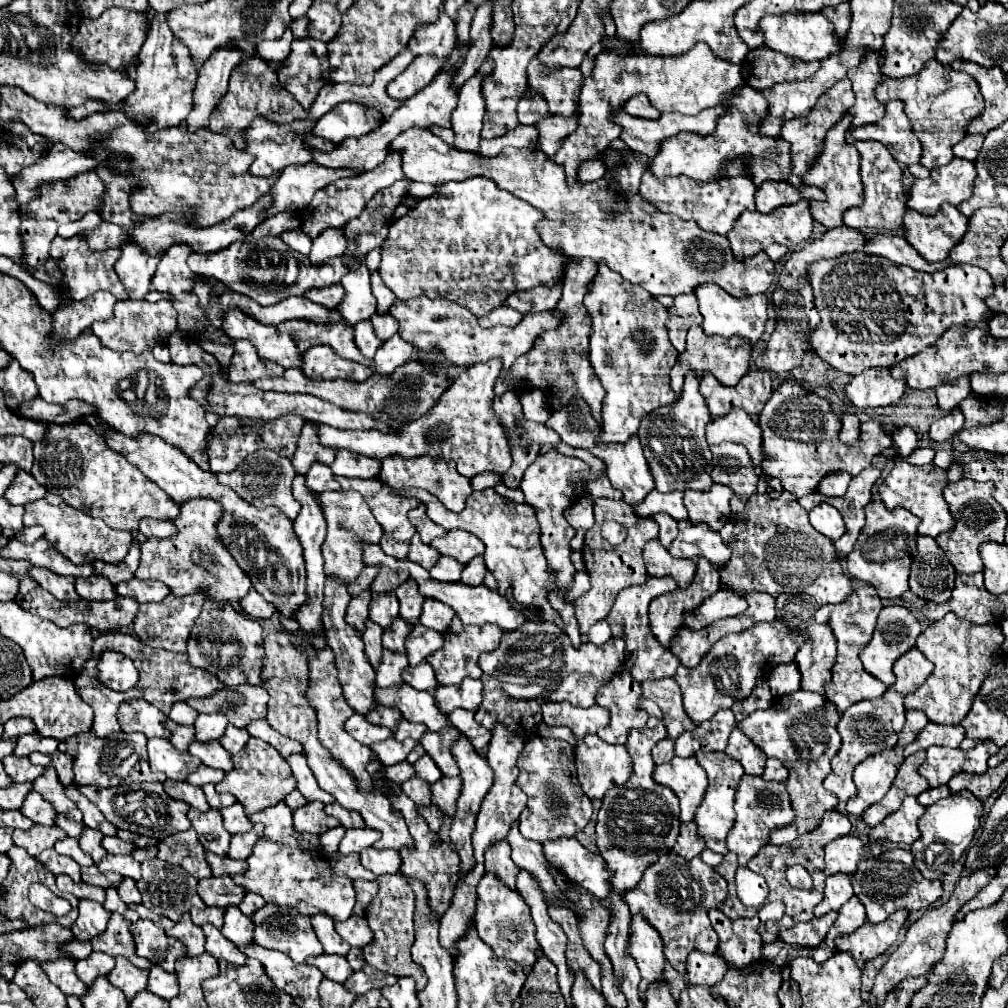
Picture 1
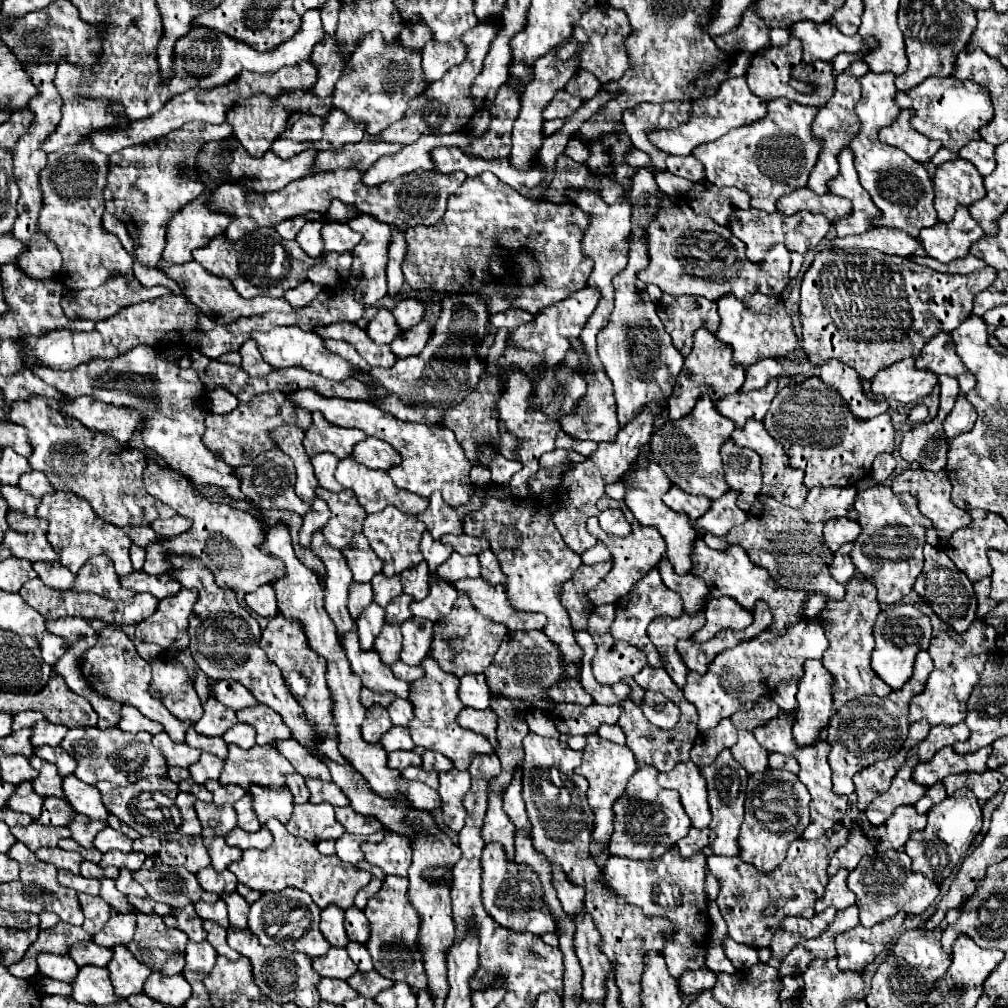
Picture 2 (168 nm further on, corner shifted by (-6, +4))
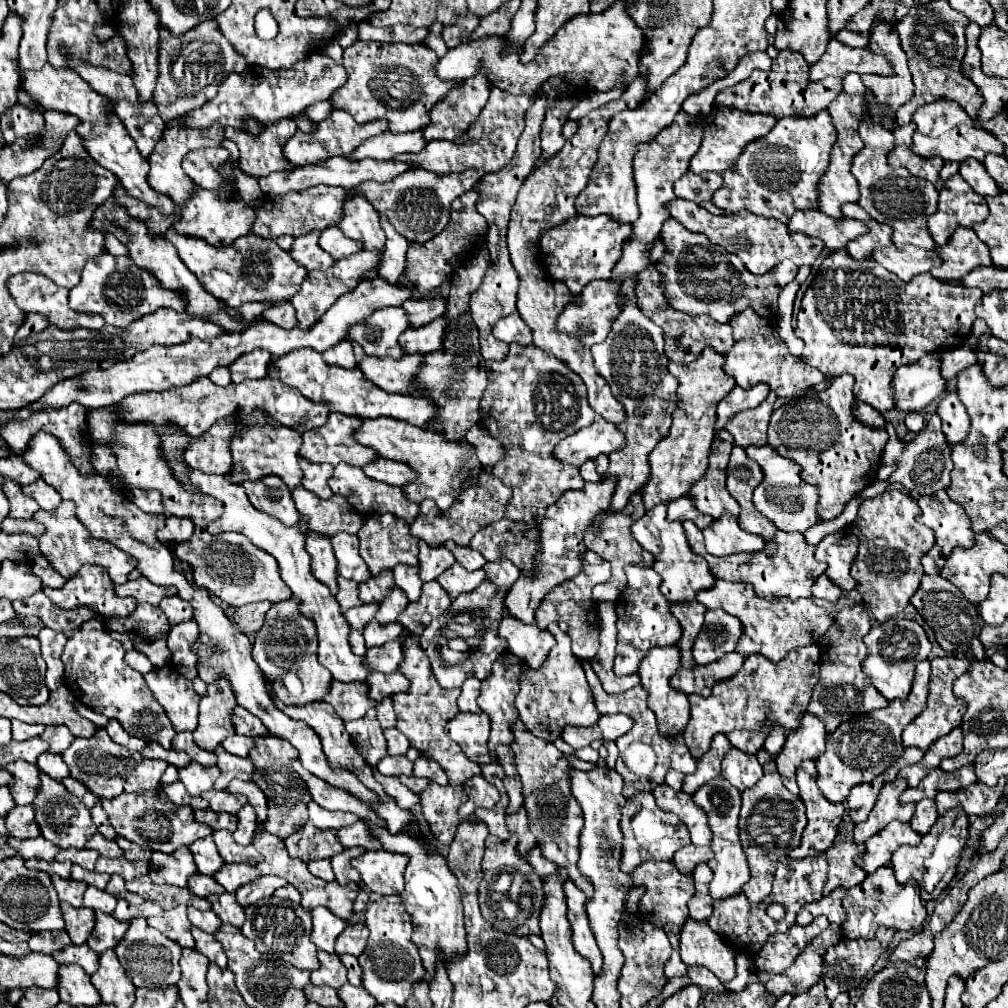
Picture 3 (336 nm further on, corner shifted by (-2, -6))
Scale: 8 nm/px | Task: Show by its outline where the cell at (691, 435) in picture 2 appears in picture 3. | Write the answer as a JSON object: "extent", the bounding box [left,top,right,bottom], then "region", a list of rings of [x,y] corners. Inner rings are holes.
{"extent":[690,431,740,519],"region":[[[722,431],[720,437],[714,439],[712,443],[710,467],[706,475],[690,491],[698,511],[714,519],[720,519],[726,513],[734,517],[740,515],[740,507],[736,499],[726,489],[726,467],[728,467],[728,457],[732,447],[734,447],[734,439],[730,439],[728,431]]]}

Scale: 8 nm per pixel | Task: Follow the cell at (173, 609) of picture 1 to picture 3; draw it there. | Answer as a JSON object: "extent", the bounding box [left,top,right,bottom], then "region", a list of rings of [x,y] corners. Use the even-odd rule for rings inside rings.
{"extent":[160,595,192,625],"region":[[[178,595],[162,599],[160,609],[162,609],[162,611],[166,613],[166,617],[170,619],[170,625],[178,625],[178,623],[182,623],[182,621],[186,621],[186,619],[192,617],[192,607],[190,607],[190,603],[186,603],[184,599],[180,599]]]}

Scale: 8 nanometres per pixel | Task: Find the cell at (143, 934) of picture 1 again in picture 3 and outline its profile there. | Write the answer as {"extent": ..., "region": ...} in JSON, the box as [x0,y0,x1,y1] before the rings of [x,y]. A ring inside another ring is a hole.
{"extent":[116,919,180,989],"region":[[[132,919],[128,931],[124,933],[122,941],[116,945],[116,955],[120,965],[124,967],[126,975],[132,979],[132,983],[136,987],[146,987],[146,989],[154,989],[154,987],[168,987],[168,985],[176,985],[180,979],[180,947],[178,943],[166,939],[160,931],[154,931],[152,927],[148,927],[146,919]]]}

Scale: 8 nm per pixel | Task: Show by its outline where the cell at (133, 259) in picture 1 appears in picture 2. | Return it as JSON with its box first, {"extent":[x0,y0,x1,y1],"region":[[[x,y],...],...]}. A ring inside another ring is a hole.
{"extent":[104,123,232,267],"region":[[[190,123],[190,125],[182,125],[182,129],[176,129],[172,133],[168,133],[166,137],[148,141],[144,145],[136,145],[136,147],[126,147],[114,155],[110,155],[110,163],[108,163],[108,175],[106,175],[106,187],[104,187],[104,199],[106,199],[106,211],[112,213],[114,217],[118,217],[122,223],[126,223],[126,229],[134,241],[134,257],[136,261],[140,261],[146,267],[156,267],[162,255],[162,249],[166,245],[166,231],[168,231],[168,223],[170,219],[190,201],[198,199],[204,193],[204,185],[194,181],[190,177],[190,173],[194,173],[194,161],[190,161],[190,157],[194,157],[194,149],[198,149],[198,145],[204,145],[208,141],[220,141],[222,137],[230,137],[232,129],[230,123],[222,123],[222,125],[208,125],[208,123]],[[182,165],[188,167],[188,175],[180,177],[180,169]]]}

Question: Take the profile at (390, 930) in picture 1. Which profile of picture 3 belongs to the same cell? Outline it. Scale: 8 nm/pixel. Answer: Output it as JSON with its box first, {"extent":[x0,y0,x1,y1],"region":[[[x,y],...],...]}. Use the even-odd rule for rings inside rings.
{"extent":[358,897,426,1005],"region":[[[380,897],[366,911],[366,925],[370,929],[366,951],[358,957],[362,967],[362,987],[376,999],[376,1003],[392,1001],[396,1005],[404,1005],[414,991],[414,983],[426,977],[426,969],[422,967],[422,959],[418,955],[418,947],[410,941],[412,923],[410,915],[402,907],[402,899]]]}

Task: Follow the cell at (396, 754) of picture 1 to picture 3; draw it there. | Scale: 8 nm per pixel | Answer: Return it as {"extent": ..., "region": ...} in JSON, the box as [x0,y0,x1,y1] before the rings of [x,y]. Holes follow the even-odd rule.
{"extent":[384,729,410,755],"region":[[[386,729],[384,737],[386,737],[386,743],[388,743],[388,753],[390,755],[404,755],[410,747],[408,739],[398,729]]]}

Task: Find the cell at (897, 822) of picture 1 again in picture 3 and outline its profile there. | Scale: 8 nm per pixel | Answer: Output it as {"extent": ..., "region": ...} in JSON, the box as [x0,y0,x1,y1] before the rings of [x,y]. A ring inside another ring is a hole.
{"extent":[856,821,920,873],"region":[[[894,821],[888,827],[884,827],[878,835],[874,835],[874,839],[866,841],[866,853],[858,857],[856,863],[866,873],[874,873],[878,867],[890,865],[892,853],[900,845],[918,845],[918,843],[920,843],[920,835],[912,831],[908,823]]]}

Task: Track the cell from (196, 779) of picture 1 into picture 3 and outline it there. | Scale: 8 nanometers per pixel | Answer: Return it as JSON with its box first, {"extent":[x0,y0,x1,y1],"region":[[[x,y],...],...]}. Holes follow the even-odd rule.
{"extent":[180,761,220,795],"region":[[[190,761],[186,767],[180,769],[180,781],[190,791],[190,795],[202,795],[204,791],[210,791],[218,775],[220,775],[218,767],[204,767],[196,761]]]}

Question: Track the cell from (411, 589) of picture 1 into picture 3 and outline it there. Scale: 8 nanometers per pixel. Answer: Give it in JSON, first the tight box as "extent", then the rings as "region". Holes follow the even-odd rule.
{"extent":[392,565,422,601],"region":[[[396,565],[392,569],[394,573],[394,583],[406,593],[408,601],[418,599],[420,589],[422,589],[422,581],[418,577],[418,567],[410,567],[410,565]]]}

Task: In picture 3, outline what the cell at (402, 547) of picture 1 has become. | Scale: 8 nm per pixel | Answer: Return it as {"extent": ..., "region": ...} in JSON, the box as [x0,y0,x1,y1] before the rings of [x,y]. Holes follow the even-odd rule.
{"extent":[358,513,418,575],"region":[[[384,513],[384,515],[376,515],[376,517],[368,517],[362,525],[362,529],[358,531],[358,539],[360,539],[360,555],[366,561],[368,569],[372,575],[380,575],[382,569],[392,569],[398,563],[406,563],[406,565],[416,565],[418,559],[418,539],[410,535],[408,523],[392,513]]]}

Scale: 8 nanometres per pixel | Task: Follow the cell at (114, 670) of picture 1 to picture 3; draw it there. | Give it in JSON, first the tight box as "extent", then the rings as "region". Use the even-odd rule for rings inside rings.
{"extent":[62,619,176,747],"region":[[[98,619],[82,623],[82,627],[78,627],[78,631],[68,637],[62,653],[62,661],[66,667],[64,685],[80,703],[90,707],[92,711],[122,723],[122,727],[130,735],[154,741],[162,747],[170,747],[170,739],[176,731],[160,703],[154,699],[152,691],[146,687],[144,677],[124,661],[124,653],[126,651],[122,643],[116,641]]]}

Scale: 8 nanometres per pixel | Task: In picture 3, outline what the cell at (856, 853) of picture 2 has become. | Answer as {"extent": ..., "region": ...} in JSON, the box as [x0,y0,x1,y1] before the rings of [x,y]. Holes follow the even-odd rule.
{"extent":[824,843,866,895],"region":[[[834,843],[826,851],[828,859],[828,879],[824,885],[824,895],[834,891],[836,887],[854,887],[866,879],[866,873],[854,863],[854,855],[858,853],[856,843]]]}

